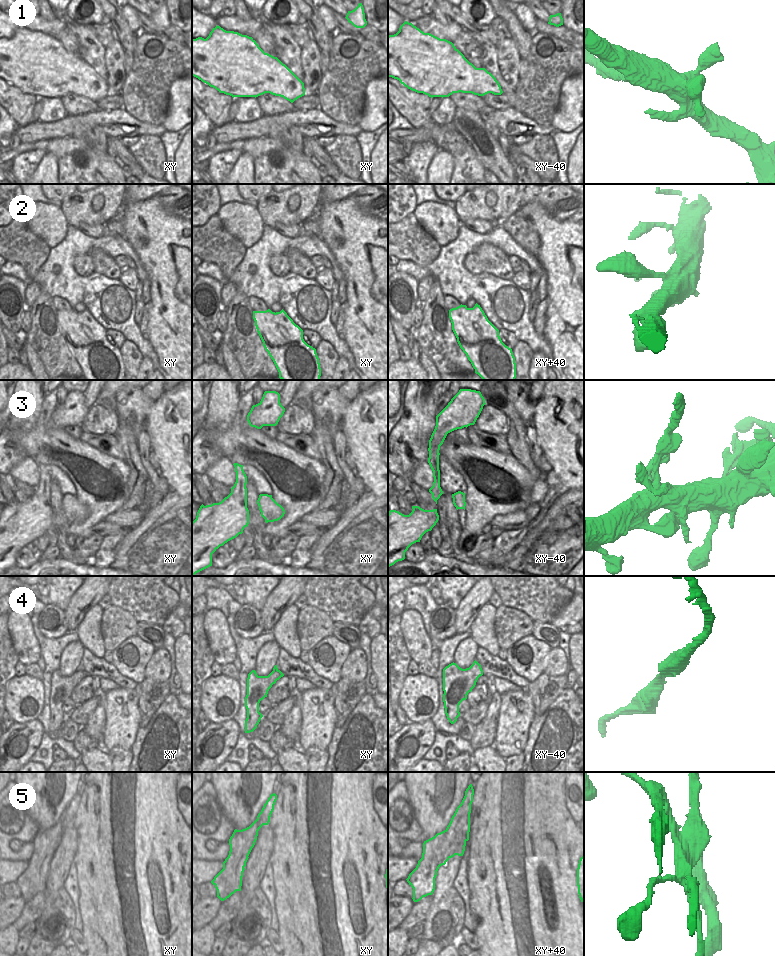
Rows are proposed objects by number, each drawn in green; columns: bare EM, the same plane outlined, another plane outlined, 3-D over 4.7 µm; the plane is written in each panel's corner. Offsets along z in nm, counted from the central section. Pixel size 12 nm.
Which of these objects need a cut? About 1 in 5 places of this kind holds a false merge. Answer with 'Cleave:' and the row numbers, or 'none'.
Cleave: 5

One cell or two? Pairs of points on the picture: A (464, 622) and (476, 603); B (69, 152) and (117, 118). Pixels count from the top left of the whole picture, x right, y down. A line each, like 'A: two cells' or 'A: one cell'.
A: one cell
B: two cells

